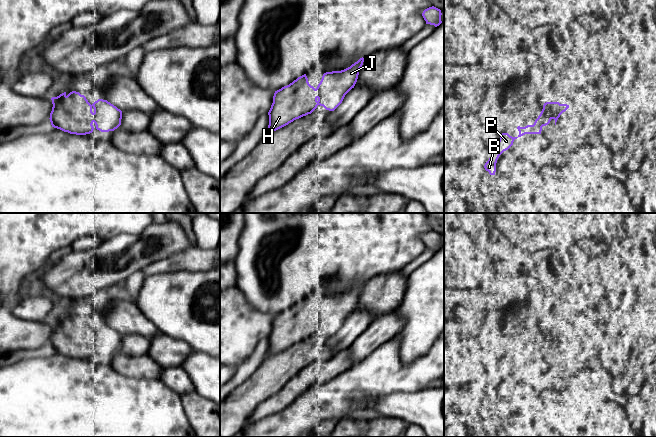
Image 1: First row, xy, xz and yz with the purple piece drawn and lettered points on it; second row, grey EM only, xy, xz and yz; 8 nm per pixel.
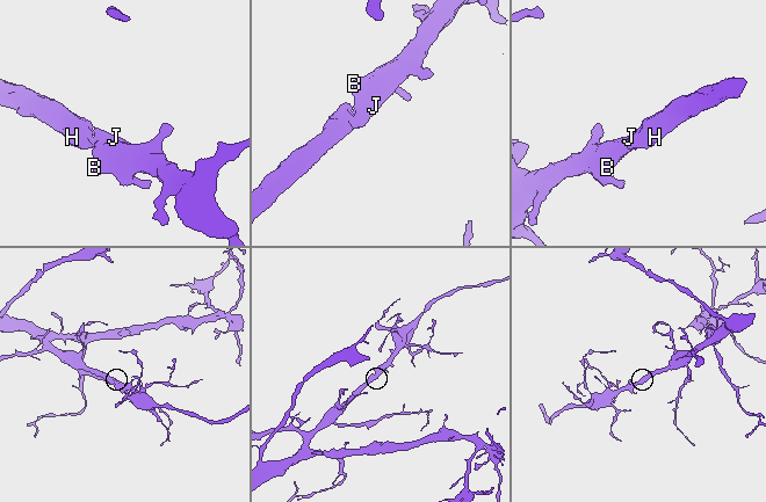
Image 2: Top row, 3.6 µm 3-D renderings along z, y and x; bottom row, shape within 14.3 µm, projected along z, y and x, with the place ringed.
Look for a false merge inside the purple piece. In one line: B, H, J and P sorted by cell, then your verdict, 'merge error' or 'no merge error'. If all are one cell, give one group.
B H J P; no merge error

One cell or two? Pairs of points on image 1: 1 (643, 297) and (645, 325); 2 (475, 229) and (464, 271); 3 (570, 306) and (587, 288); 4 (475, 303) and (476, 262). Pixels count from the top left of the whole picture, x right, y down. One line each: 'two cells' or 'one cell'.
1: one cell
2: two cells
3: one cell
4: two cells

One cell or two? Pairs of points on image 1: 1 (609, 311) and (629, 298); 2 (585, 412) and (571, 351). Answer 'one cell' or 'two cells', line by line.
1: one cell
2: two cells

